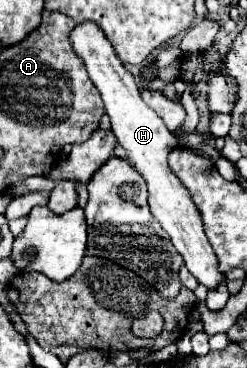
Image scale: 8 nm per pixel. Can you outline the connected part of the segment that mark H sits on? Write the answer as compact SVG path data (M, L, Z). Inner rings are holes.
M95 23L77 25L75 31L71 33L71 41L73 41L75 53L85 61L91 81L95 83L95 87L99 89L103 97L107 115L111 119L111 131L115 133L119 145L127 151L127 161L147 181L149 205L151 205L153 217L169 233L173 245L183 255L185 267L191 271L191 275L207 289L217 289L225 277L217 267L217 257L209 245L209 239L205 237L199 213L195 205L191 203L187 189L179 183L179 179L167 167L167 155L171 153L171 147L177 145L177 137L165 127L163 119L159 119L159 115L143 103L139 89L133 81L133 75L125 69L123 63L119 63L111 43L107 43L107 37L103 35L103 31L99 31L99 27L95 27Z

